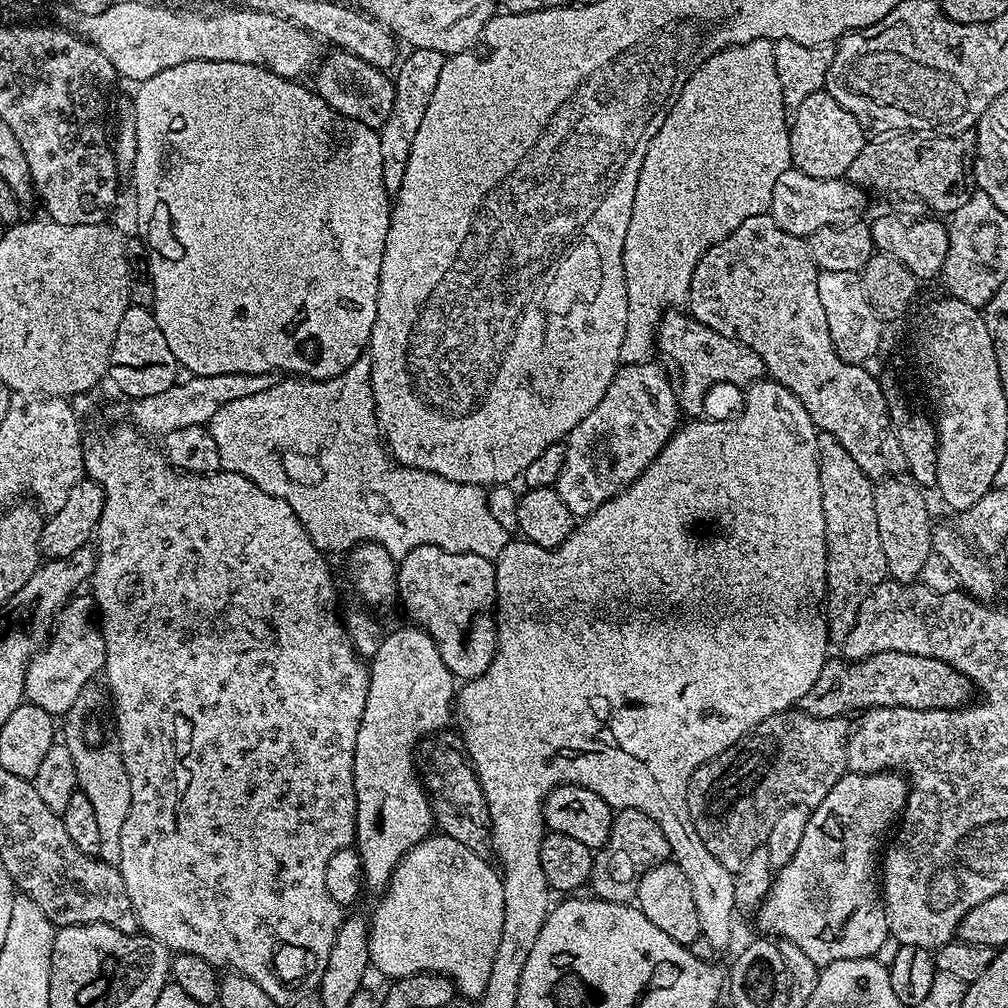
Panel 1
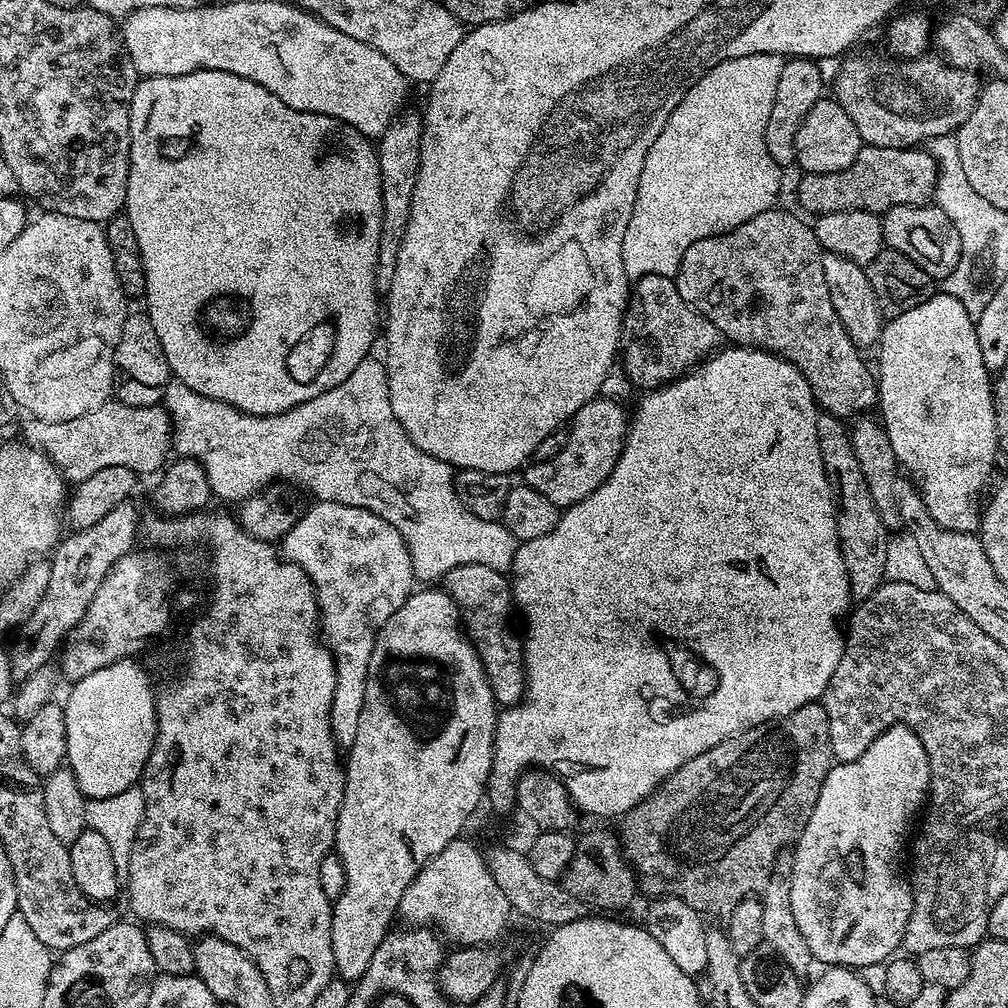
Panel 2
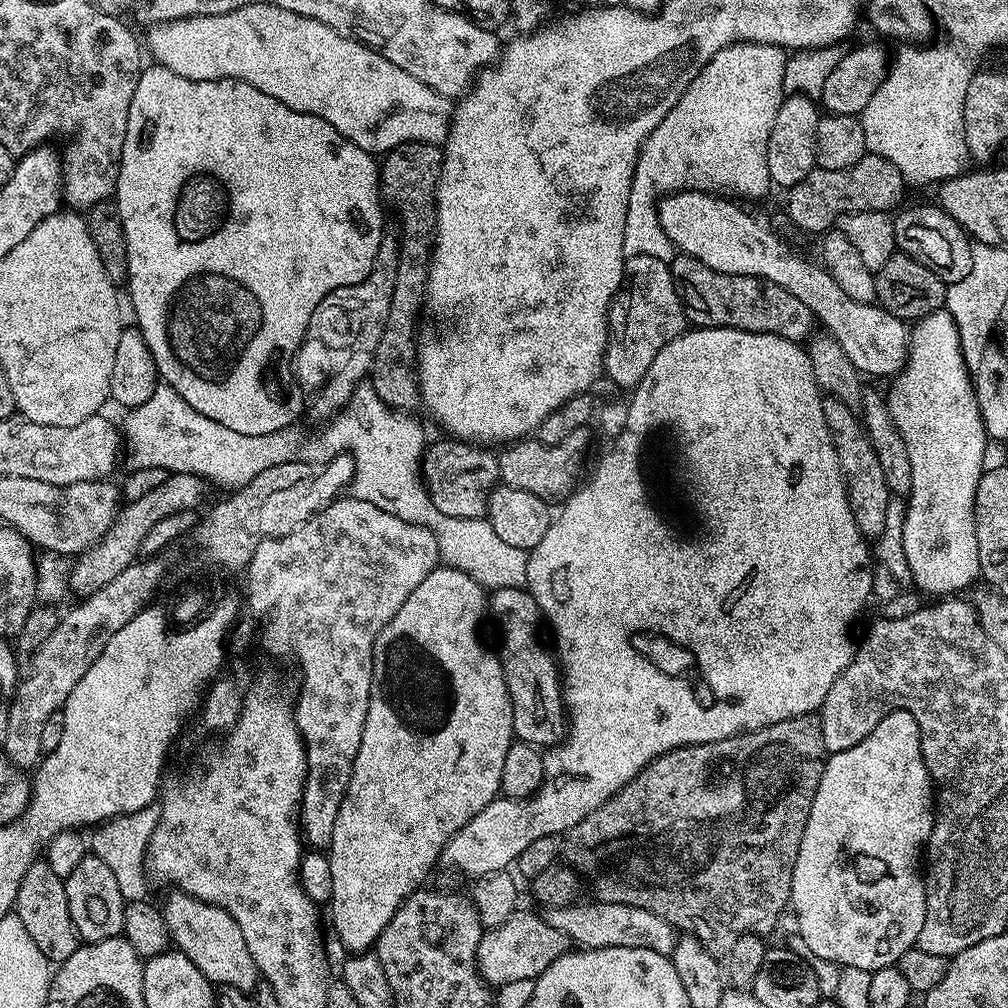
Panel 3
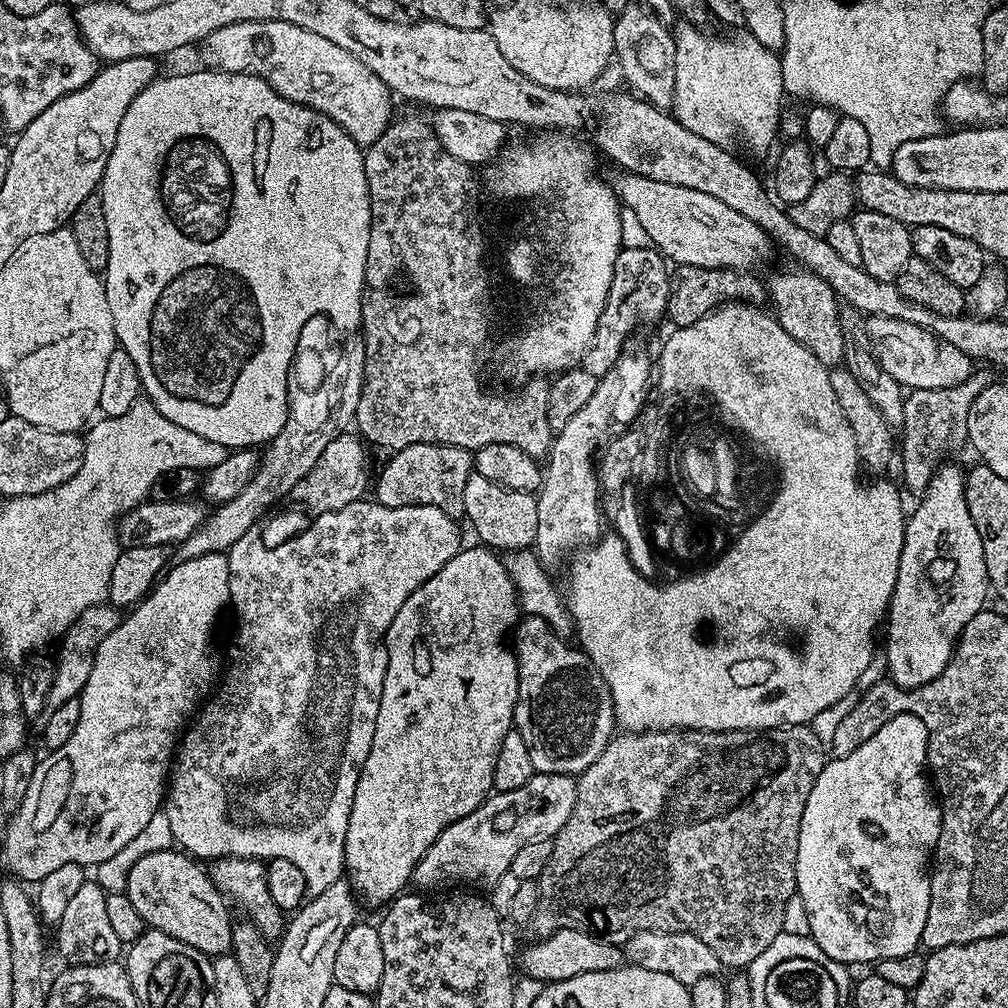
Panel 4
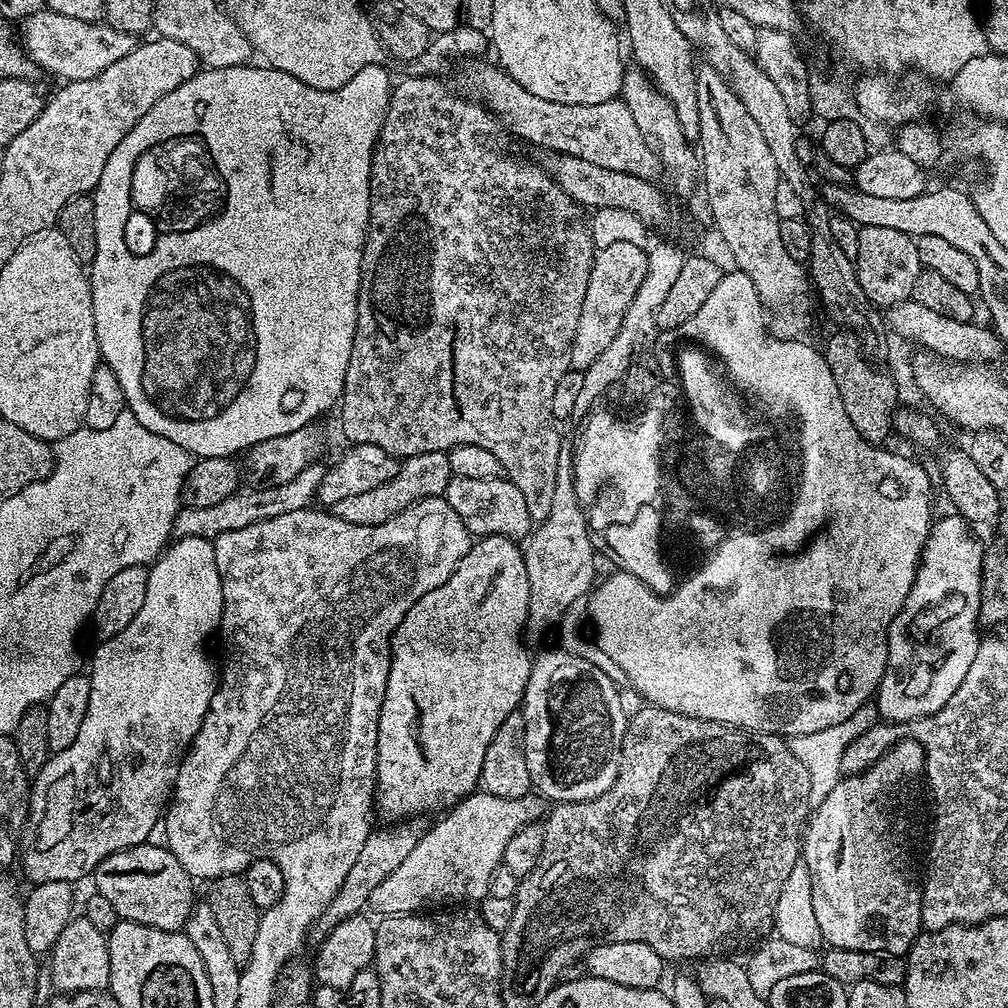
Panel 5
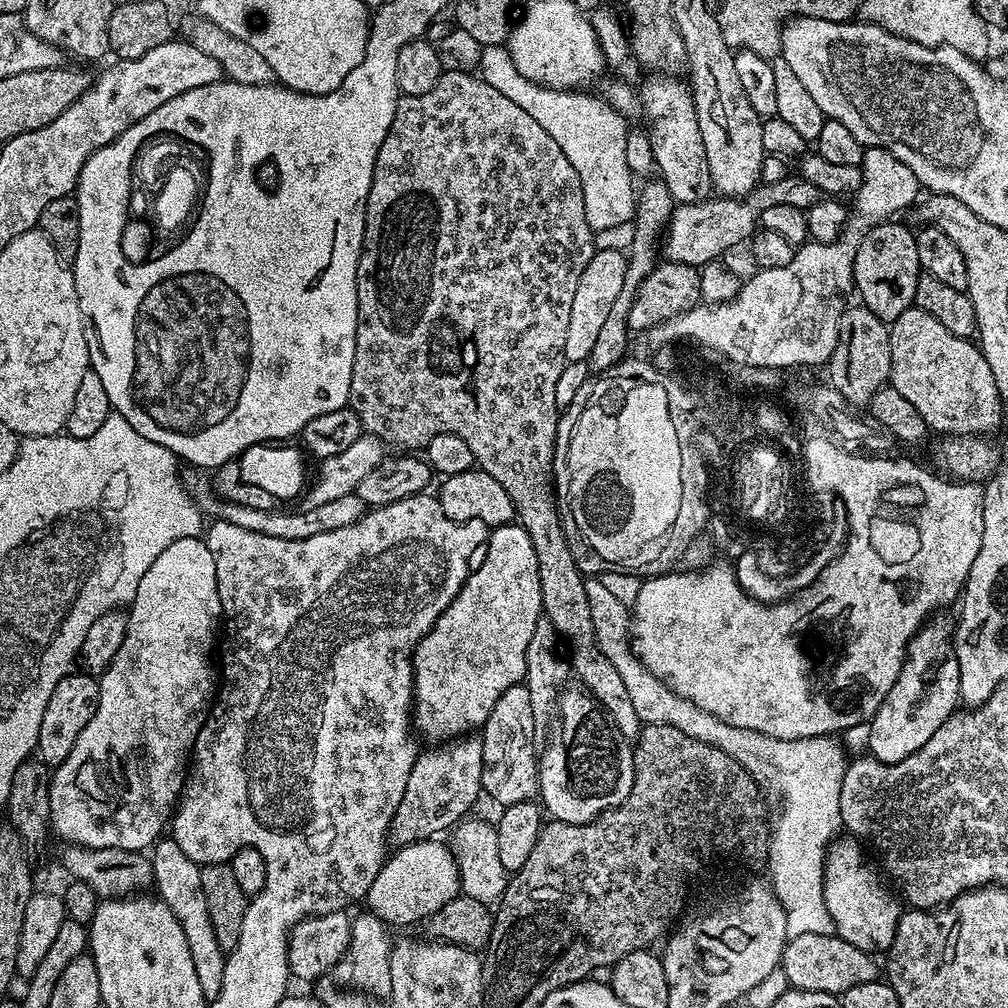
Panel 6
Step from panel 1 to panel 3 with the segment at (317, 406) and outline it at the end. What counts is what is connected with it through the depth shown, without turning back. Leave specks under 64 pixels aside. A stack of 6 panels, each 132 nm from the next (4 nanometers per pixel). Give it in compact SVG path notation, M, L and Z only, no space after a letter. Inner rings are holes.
M362 382L353 390L348 404L341 408L331 420L323 425L321 432L316 432L304 445L300 452L296 452L295 431L285 430L274 434L261 436L247 436L238 434L238 430L226 430L220 422L206 418L206 414L198 414L190 406L190 402L182 399L169 384L157 383L154 394L142 402L142 406L131 409L122 423L122 448L128 452L128 460L133 469L164 468L170 474L174 472L189 472L195 476L204 477L205 481L213 485L221 484L224 490L235 490L246 486L256 477L261 468L285 464L287 460L299 459L317 466L323 466L328 460L333 460L339 452L351 452L354 458L356 473L350 485L351 499L370 502L378 506L378 510L386 510L386 514L394 514L411 524L422 526L434 534L438 542L441 561L454 570L462 570L467 576L472 576L485 590L498 588L523 588L528 583L526 566L528 552L518 546L510 546L502 542L498 534L494 534L494 526L488 524L487 519L471 520L470 518L450 518L450 514L442 514L428 497L428 489L424 487L422 479L422 461L426 447L424 432L418 421L404 410L393 410L388 407L382 398L372 389L371 383Z

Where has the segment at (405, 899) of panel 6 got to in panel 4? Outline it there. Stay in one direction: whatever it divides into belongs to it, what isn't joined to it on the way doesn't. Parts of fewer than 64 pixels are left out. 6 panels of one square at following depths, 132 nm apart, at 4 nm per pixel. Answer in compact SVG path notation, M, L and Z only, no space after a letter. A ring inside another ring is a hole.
M535 773L526 786L518 790L496 792L483 800L466 818L454 822L426 850L411 878L417 889L440 888L443 884L492 885L492 876L502 878L512 870L520 844L535 840L552 840L566 826L566 818L574 810L576 780L562 774Z

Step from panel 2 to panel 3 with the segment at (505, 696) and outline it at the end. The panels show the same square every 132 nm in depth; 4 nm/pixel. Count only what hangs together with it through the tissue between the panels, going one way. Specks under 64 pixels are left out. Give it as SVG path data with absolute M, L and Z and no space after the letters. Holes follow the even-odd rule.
M523 587L495 589L487 597L486 604L504 639L498 647L498 655L512 703L515 739L533 746L559 745L566 735L562 672L555 655L540 645L542 617L538 602L529 594L527 587Z

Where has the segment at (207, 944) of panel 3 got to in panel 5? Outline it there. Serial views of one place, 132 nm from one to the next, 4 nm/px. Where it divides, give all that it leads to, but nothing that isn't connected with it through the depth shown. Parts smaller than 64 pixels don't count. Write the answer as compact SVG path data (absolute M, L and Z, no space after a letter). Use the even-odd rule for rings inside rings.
M145 842L133 848L118 850L114 854L110 854L96 867L95 880L95 891L102 898L106 898L106 902L110 902L110 906L114 906L120 920L154 926L158 930L181 931L188 917L188 910L194 903L194 895L192 896L193 877L188 876L186 870L182 870L182 862L178 862L178 858L174 858L174 854L164 844Z

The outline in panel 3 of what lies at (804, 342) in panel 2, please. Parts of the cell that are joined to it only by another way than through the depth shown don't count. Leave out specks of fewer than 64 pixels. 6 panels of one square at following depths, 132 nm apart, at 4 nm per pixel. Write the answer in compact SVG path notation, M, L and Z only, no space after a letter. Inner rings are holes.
M683 254L673 255L670 267L680 300L684 303L684 315L693 325L775 334L797 342L807 341L813 335L814 315L811 309L802 306L790 290L774 286L774 282L759 280L756 276L715 272L710 270L710 266L698 262L698 258Z

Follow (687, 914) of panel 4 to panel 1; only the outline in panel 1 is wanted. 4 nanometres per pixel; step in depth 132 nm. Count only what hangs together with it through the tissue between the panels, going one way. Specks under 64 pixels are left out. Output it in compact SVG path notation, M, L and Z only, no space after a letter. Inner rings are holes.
M799 710L775 712L734 746L698 766L688 783L688 809L706 850L734 874L755 848L767 845L770 826L790 806L817 808L846 774L844 748L850 724L844 716L814 718Z

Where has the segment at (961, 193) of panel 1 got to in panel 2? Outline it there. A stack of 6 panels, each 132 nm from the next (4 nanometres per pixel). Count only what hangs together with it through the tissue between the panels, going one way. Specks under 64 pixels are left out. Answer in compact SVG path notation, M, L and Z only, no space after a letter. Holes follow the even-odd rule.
M916 146L906 148L861 147L858 158L846 170L830 174L810 172L801 175L796 200L805 213L825 216L842 210L862 210L883 214L894 206L927 204L936 195L938 169L931 151Z

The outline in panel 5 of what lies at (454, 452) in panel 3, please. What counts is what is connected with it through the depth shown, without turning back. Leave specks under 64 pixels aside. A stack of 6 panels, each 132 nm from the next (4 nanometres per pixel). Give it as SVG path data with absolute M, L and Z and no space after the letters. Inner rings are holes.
M448 452L414 454L399 461L394 478L382 482L382 486L374 486L374 490L365 490L362 494L350 494L350 498L334 502L330 506L330 511L332 515L342 518L342 522L351 522L354 526L378 526L394 518L394 514L410 507L414 502L431 496L443 496L452 477Z

